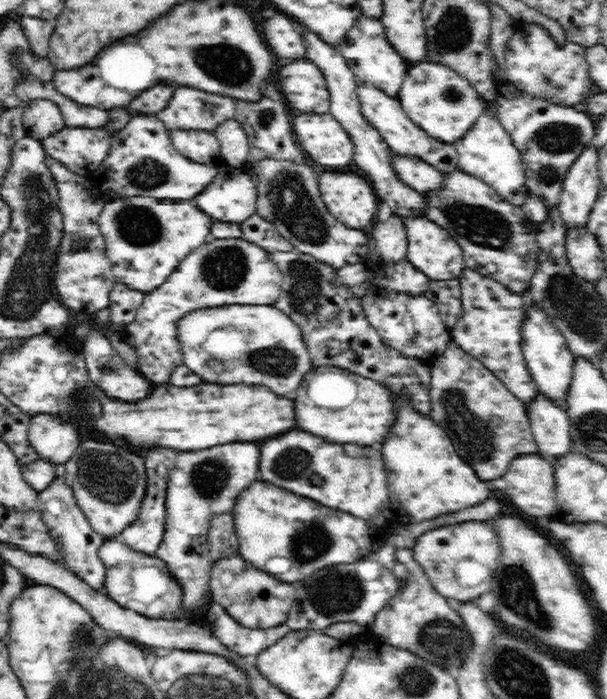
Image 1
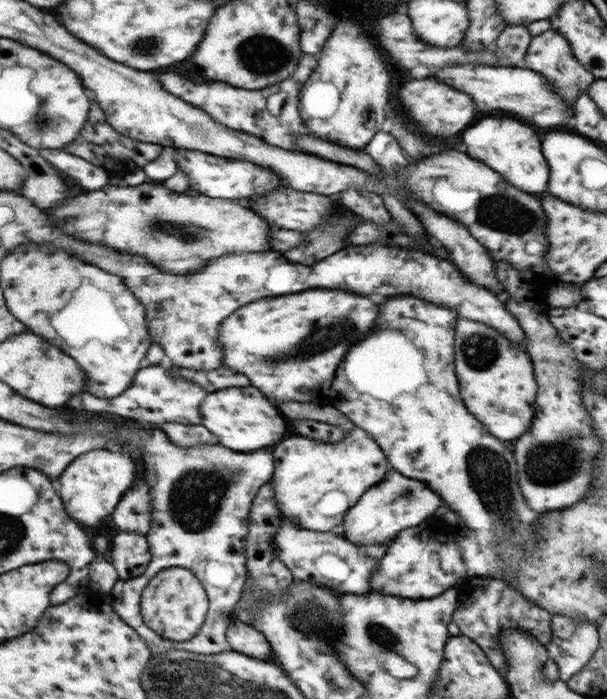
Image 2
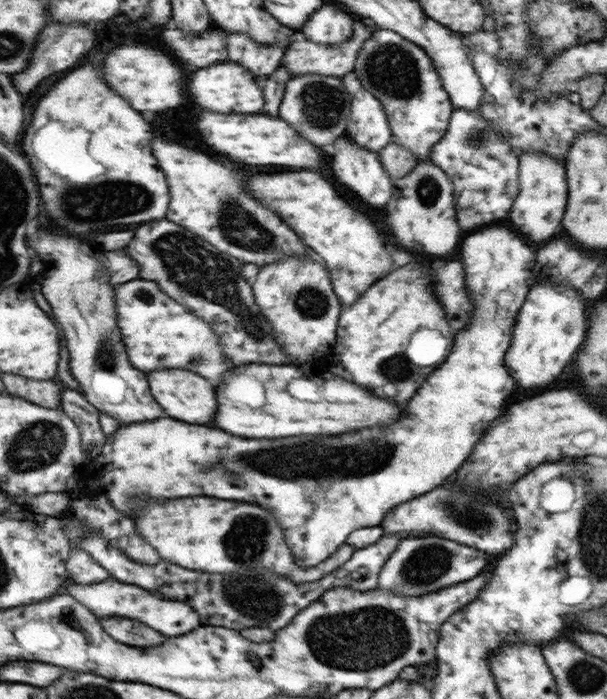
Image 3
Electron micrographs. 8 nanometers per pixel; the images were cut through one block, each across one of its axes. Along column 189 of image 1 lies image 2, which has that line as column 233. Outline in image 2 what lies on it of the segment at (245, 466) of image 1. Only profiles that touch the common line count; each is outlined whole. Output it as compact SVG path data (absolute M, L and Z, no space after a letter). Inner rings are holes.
M163 429L145 430L141 434L133 436L123 436L115 441L115 445L127 444L137 447L143 451L142 470L147 474L147 483L151 485L151 497L153 497L153 524L147 534L147 538L153 553L151 564L148 569L137 578L132 578L127 582L120 580L112 590L111 610L120 614L129 626L132 626L139 634L140 638L148 643L148 648L152 655L166 654L170 651L185 650L196 654L222 654L232 651L228 642L228 628L236 618L236 608L244 593L245 582L247 581L248 554L247 538L249 536L249 516L251 516L251 506L261 487L272 480L275 473L275 454L271 448L269 450L259 450L251 454L241 454L233 452L221 444L217 446L200 445L191 448L181 448L172 444L169 435ZM181 566L191 569L199 580L203 583L209 595L210 608L207 620L201 630L192 640L186 642L176 642L168 640L157 634L145 622L142 615L142 594L153 577L157 576L161 569L167 567Z

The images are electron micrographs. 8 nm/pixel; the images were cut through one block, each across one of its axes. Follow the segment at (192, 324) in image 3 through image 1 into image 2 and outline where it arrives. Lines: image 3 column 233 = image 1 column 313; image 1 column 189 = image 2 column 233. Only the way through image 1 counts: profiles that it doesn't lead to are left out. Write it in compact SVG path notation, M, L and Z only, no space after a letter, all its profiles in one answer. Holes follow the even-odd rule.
M317 288L301 294L289 294L285 298L265 298L265 302L253 302L237 310L237 313L224 323L221 322L219 339L225 351L223 366L247 375L251 378L253 386L265 390L265 394L269 394L269 398L275 398L277 402L293 400L313 403L317 400L317 394L329 388L335 368L343 360L347 348L361 340L373 328L377 308L378 302L375 297L359 296L329 288Z

